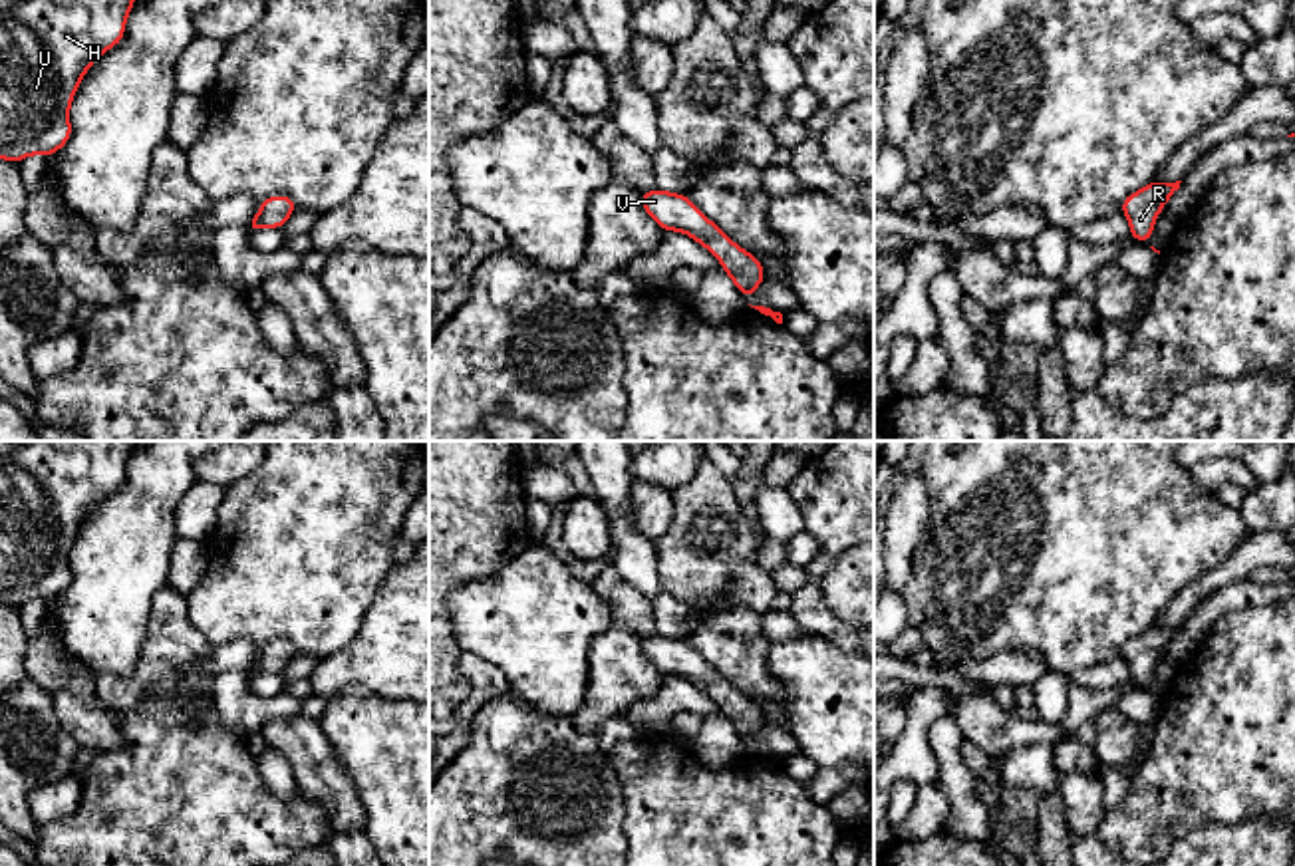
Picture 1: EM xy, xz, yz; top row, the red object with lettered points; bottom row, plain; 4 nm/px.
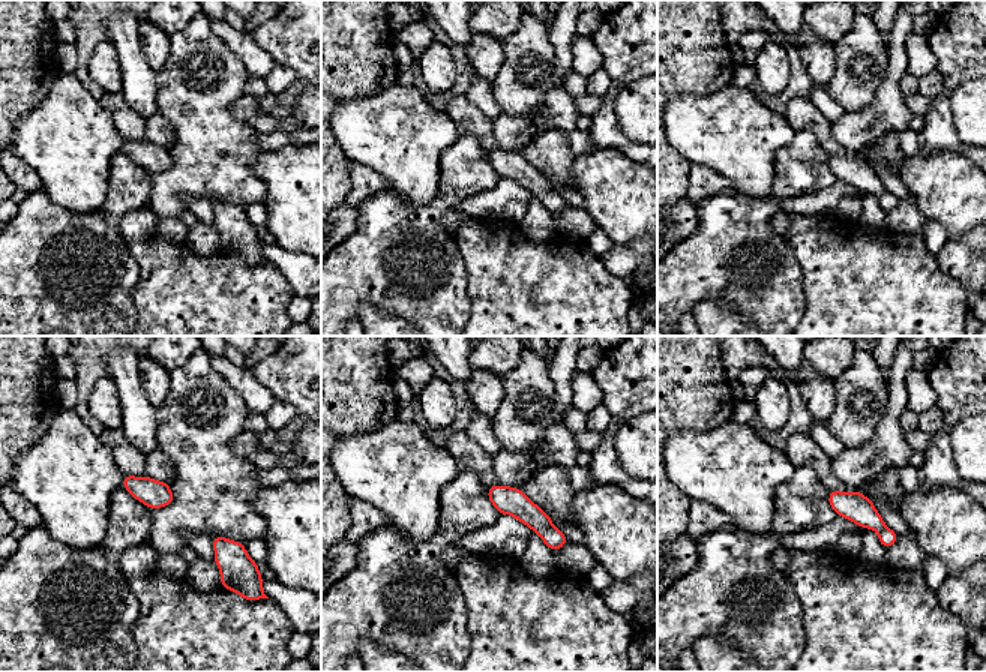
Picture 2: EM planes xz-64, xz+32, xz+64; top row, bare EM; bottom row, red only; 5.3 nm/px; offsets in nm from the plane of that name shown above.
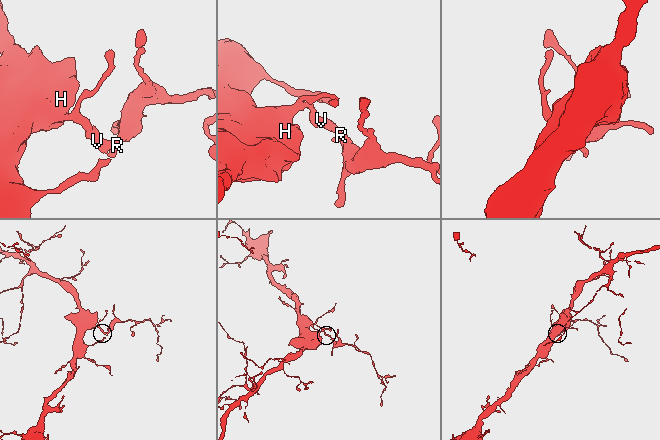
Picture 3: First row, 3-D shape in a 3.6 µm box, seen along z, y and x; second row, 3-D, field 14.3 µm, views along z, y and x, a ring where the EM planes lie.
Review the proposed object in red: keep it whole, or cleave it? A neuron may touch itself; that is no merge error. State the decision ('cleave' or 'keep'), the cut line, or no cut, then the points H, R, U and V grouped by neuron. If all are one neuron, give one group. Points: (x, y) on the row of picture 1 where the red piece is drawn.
keep; cut none; groups H R U V

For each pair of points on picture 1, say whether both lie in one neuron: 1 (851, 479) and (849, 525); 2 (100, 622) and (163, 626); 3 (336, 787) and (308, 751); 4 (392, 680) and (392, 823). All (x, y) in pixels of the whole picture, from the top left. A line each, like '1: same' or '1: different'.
1: same
2: different
3: same
4: different

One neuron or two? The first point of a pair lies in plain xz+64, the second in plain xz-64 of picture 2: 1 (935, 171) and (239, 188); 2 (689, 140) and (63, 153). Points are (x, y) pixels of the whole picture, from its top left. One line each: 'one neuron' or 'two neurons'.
1: two neurons
2: one neuron

